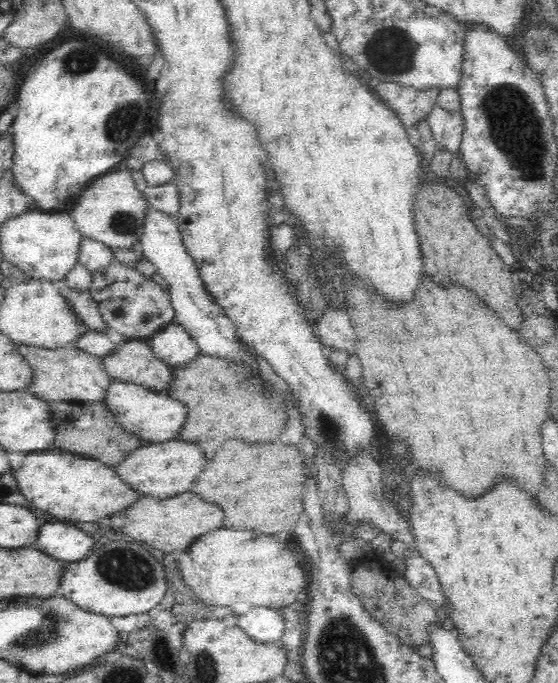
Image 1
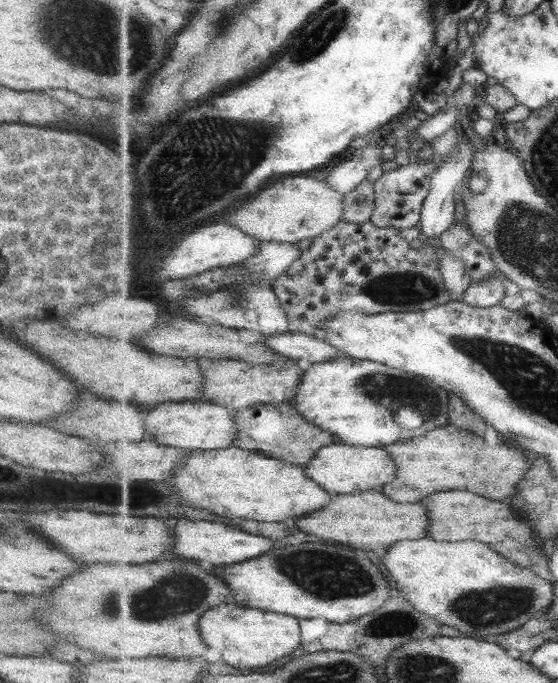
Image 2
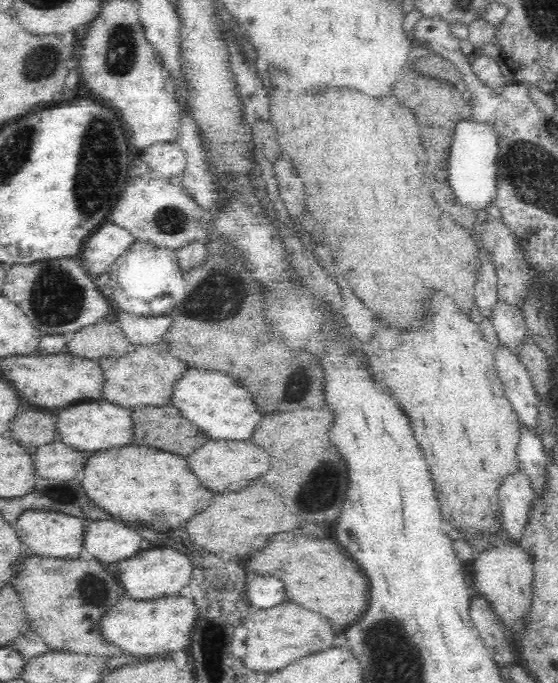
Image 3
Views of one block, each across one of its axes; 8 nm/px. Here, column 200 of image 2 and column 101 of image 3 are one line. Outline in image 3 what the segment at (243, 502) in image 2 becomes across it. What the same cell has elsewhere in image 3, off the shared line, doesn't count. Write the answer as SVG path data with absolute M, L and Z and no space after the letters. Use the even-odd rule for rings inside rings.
M149 446L102 449L92 453L82 472L86 495L120 522L144 522L154 530L178 530L186 520L204 512L214 492L204 488L188 470L184 456Z

